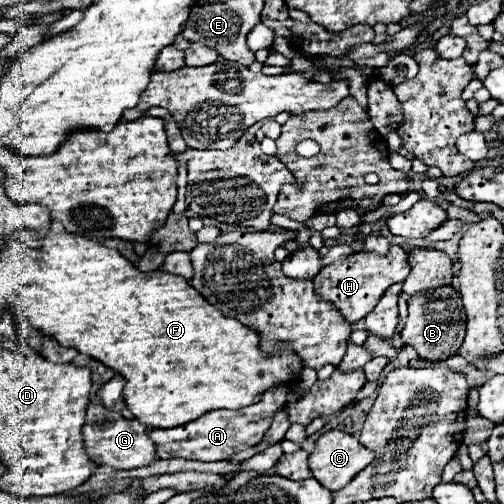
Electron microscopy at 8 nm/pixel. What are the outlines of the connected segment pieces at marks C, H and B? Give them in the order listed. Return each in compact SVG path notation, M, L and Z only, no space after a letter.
M327 431L315 441L315 449L309 455L309 467L313 471L313 477L321 481L321 485L329 491L337 491L345 487L359 471L363 471L371 461L375 459L373 451L363 447L353 435L343 431Z
M389 247L387 255L359 251L349 255L341 263L331 263L317 273L313 283L317 285L317 293L321 293L321 297L325 297L327 301L333 301L337 309L341 309L345 317L349 317L349 323L355 323L363 319L377 305L377 301L381 299L381 295L389 285L403 283L409 277L409 271L411 267L409 267L407 253L403 249Z
M441 287L429 295L417 295L409 299L409 317L401 331L401 339L405 345L411 345L421 359L437 361L455 355L461 347L463 335L465 335L465 309L459 291L455 291L453 287Z

